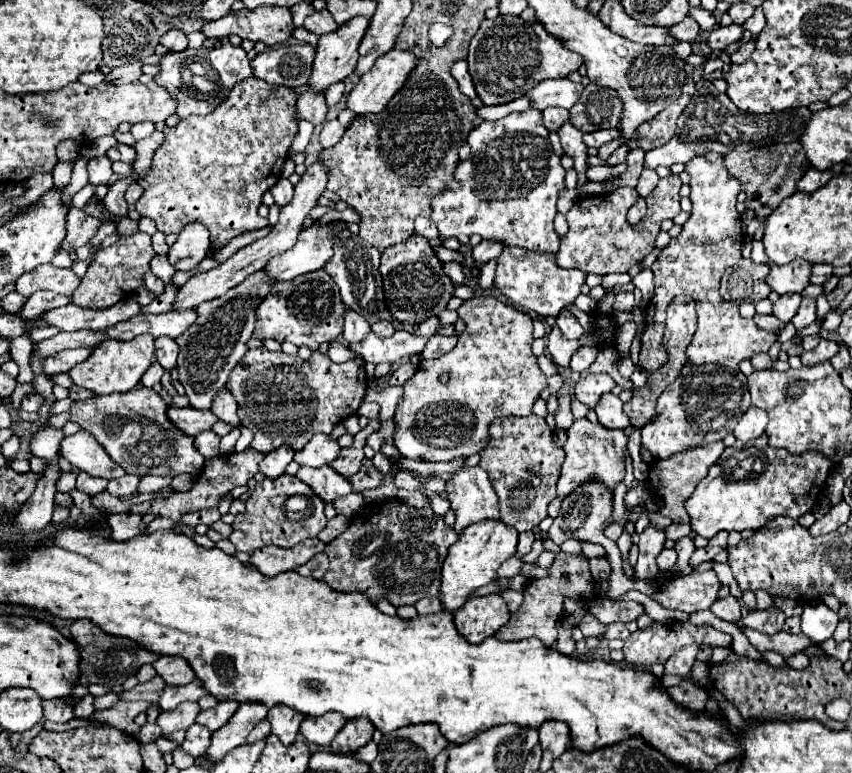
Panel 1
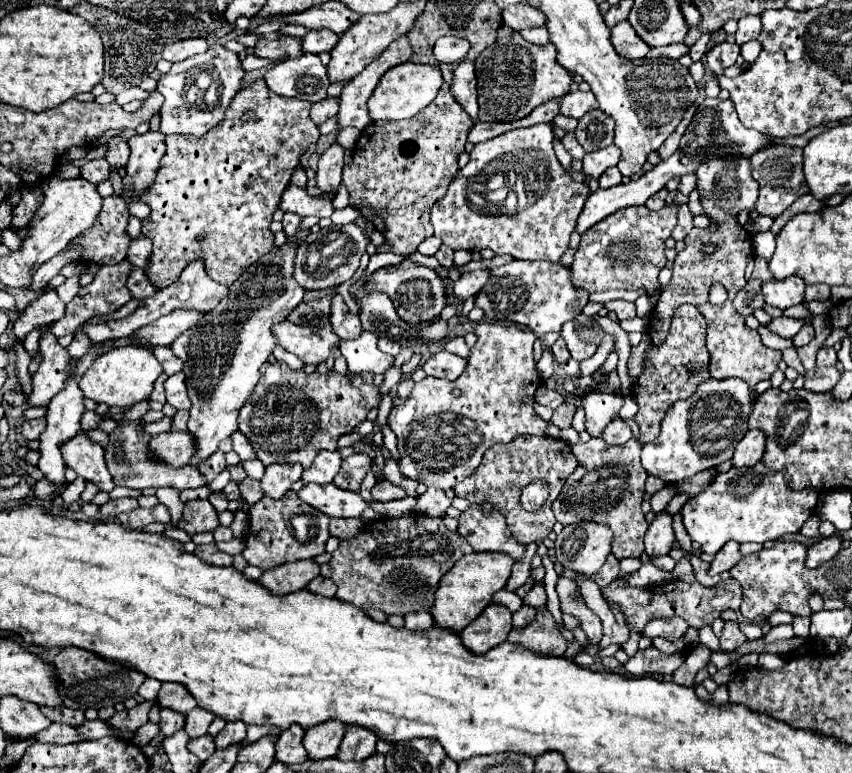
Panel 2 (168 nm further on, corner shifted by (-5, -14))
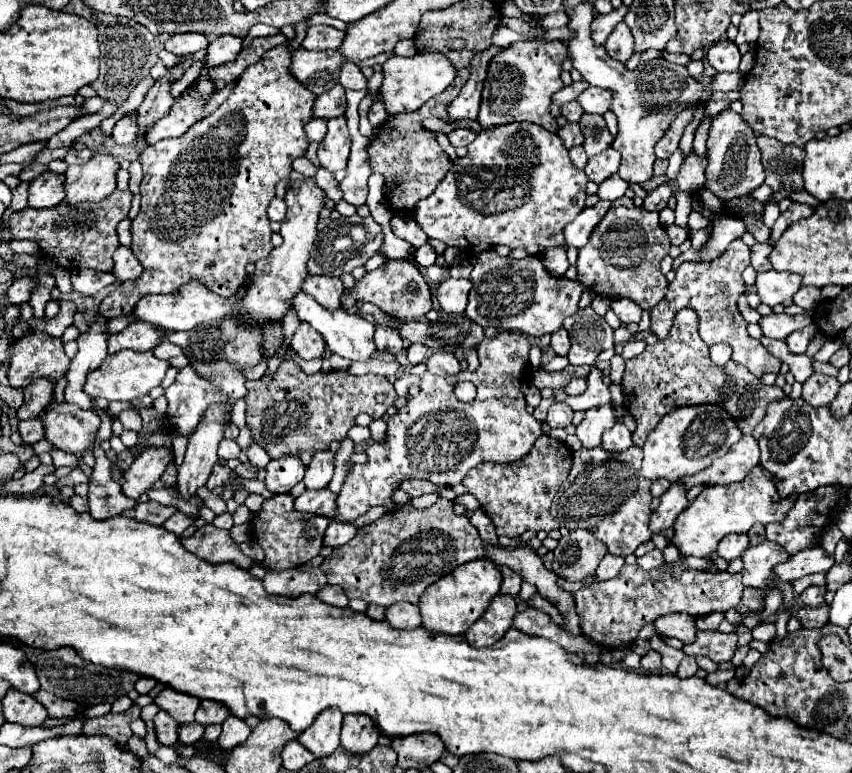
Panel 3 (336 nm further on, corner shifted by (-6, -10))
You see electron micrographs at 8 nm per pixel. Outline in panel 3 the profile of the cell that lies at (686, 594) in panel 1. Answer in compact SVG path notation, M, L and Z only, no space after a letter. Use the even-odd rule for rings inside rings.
M682 558L672 564L662 564L650 572L642 570L638 564L624 564L616 578L604 582L596 580L576 592L574 598L584 636L596 642L602 650L616 650L632 646L640 628L644 624L652 624L660 616L686 612L698 618L710 612L726 612L728 608L736 608L742 598L742 574L692 570Z

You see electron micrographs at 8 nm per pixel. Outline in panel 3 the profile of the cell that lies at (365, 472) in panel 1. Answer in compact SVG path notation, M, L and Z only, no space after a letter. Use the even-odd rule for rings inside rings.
M406 480L404 484L400 484L400 490L408 492L412 498L422 496L422 494L430 494L430 492L438 492L442 488L448 488L448 486L436 486L428 480Z

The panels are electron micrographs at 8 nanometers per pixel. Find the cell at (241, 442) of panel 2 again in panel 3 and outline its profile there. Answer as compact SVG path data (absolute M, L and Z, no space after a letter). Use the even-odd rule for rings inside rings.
M252 444L252 446L248 448L248 458L250 458L250 462L252 462L254 466L258 466L258 468L266 468L266 464L270 462L270 456L268 456L266 450L264 450L262 446L258 446L258 444Z

